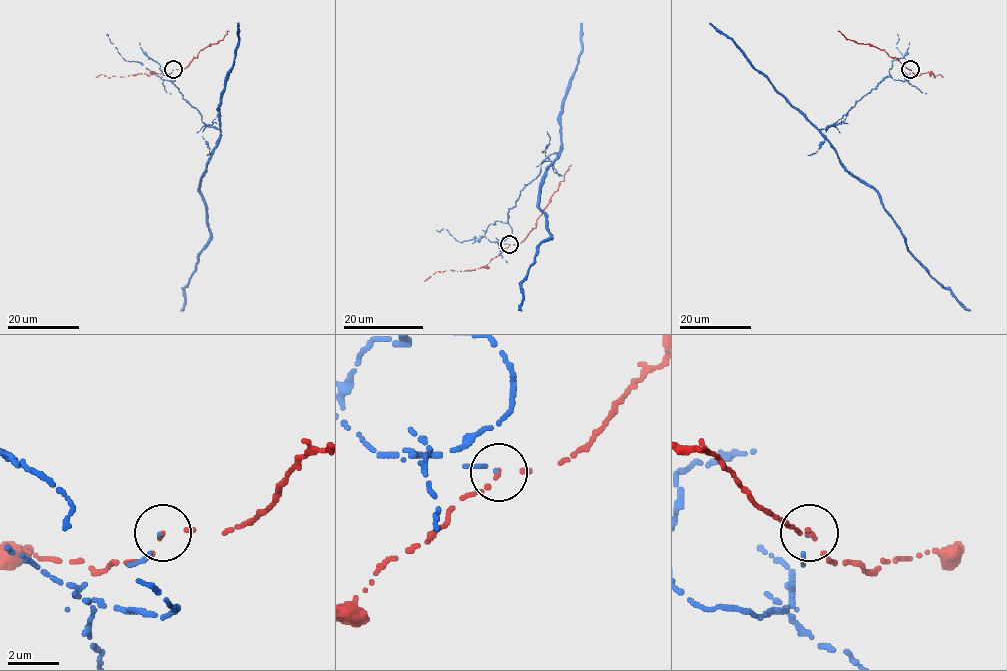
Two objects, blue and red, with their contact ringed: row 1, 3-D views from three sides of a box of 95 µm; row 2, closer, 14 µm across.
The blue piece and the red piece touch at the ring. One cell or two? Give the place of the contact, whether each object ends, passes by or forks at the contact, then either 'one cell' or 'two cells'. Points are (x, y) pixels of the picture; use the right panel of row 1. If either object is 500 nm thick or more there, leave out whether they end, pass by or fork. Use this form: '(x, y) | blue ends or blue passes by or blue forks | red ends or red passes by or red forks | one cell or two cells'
(910, 69) | blue ends | red passes by | two cells

